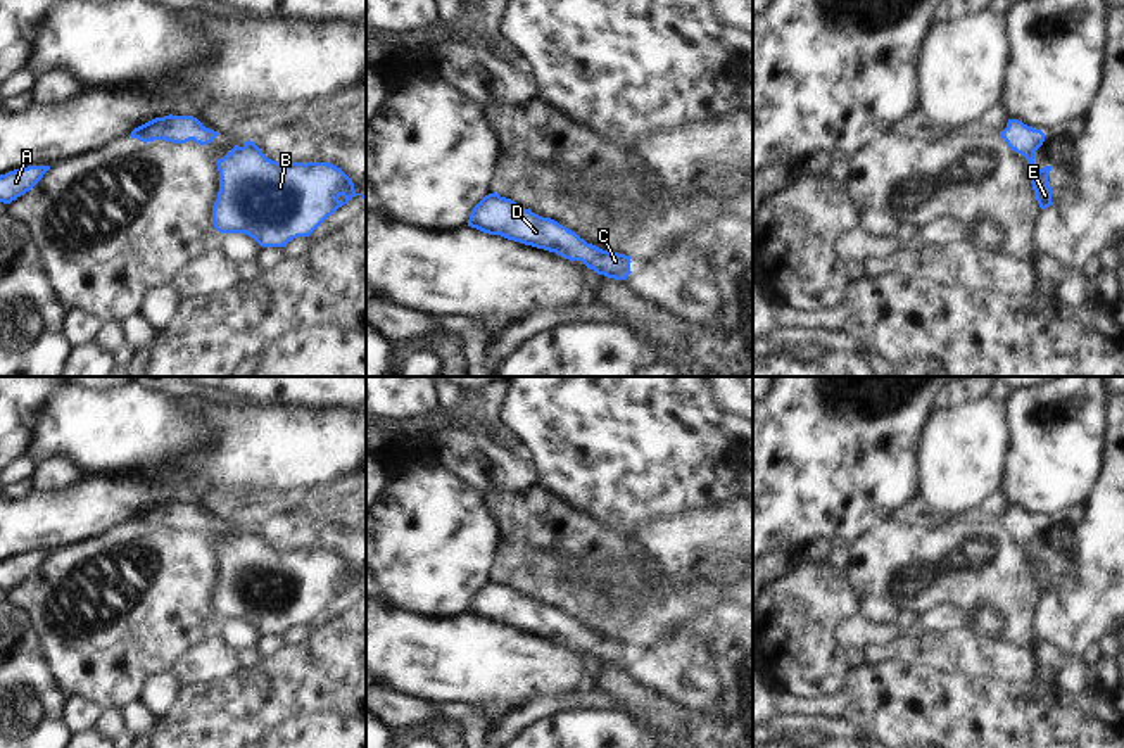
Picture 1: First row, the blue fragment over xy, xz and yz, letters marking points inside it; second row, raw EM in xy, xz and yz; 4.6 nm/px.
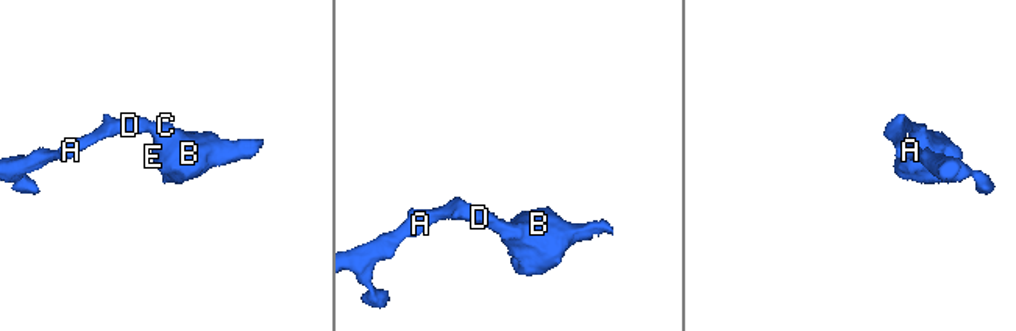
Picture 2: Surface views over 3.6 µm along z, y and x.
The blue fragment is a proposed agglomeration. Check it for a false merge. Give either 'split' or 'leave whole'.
leave whole

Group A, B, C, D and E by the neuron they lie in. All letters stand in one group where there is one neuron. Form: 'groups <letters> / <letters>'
groups A B C D E

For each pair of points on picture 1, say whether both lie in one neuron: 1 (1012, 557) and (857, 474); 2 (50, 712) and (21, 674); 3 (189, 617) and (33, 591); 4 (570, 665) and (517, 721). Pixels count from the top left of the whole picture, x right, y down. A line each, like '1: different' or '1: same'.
1: different
2: same
3: same
4: different

